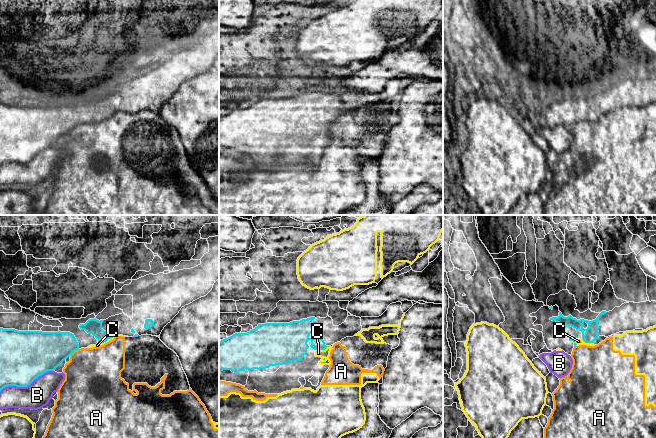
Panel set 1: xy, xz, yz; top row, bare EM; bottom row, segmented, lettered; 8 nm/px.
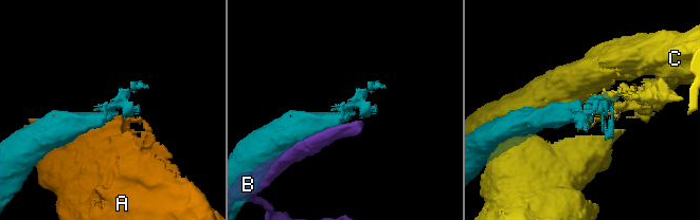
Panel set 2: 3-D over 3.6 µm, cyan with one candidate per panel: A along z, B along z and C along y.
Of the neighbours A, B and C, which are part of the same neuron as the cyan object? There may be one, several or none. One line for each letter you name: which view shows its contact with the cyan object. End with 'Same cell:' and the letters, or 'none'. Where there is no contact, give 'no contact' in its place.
Same cell: none

